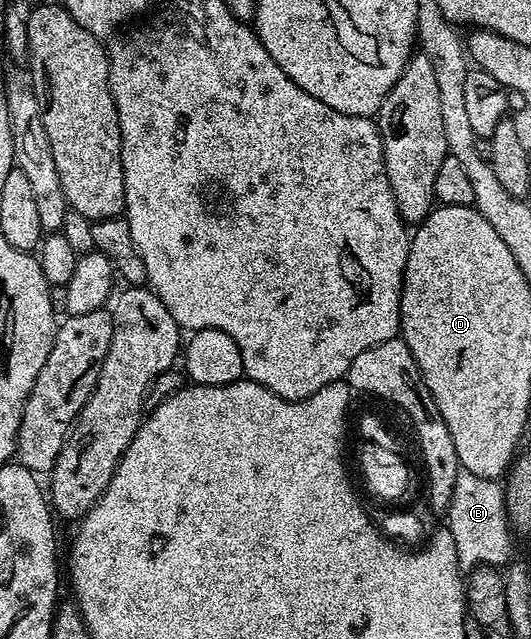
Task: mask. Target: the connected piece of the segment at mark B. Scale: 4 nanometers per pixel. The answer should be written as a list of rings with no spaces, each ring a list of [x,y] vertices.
[[[461,469],[458,479],[454,479],[454,495],[450,495],[446,520],[450,535],[454,535],[461,570],[471,571],[480,565],[504,567],[512,561],[514,529],[508,519],[506,489],[499,480],[482,479]]]

